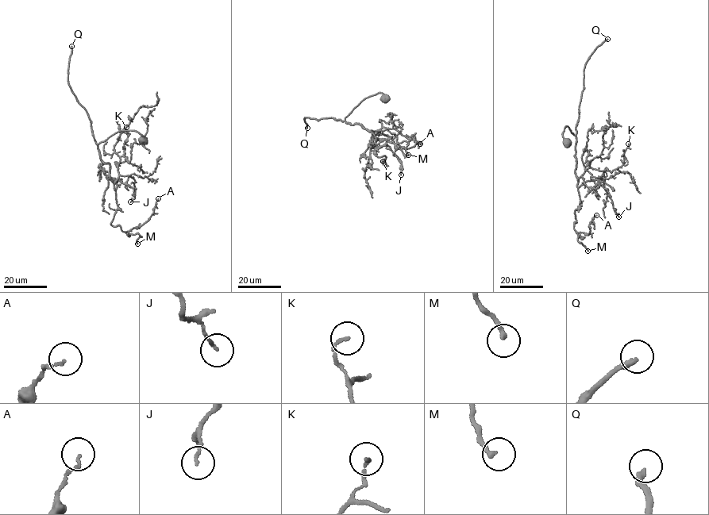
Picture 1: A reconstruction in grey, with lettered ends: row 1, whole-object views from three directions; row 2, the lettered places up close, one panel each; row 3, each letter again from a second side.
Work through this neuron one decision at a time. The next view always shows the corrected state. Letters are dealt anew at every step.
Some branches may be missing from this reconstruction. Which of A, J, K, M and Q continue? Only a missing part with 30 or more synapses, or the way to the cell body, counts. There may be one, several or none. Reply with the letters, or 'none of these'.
Q

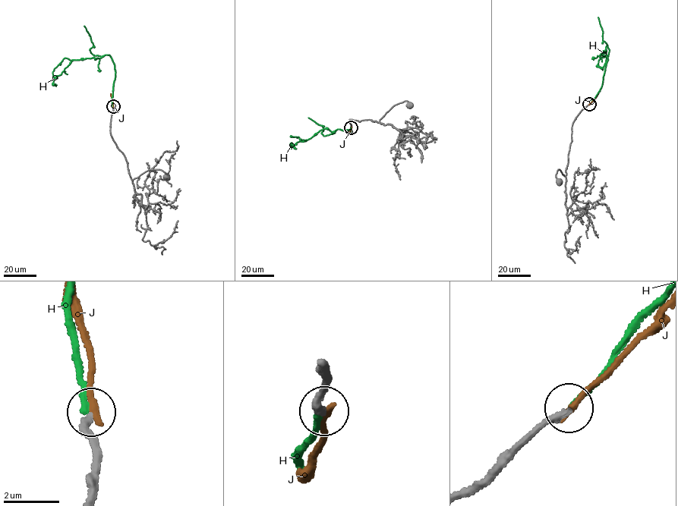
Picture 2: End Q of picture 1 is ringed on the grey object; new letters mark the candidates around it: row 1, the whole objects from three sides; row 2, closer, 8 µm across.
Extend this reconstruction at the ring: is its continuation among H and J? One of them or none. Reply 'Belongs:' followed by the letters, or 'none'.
Belongs: H

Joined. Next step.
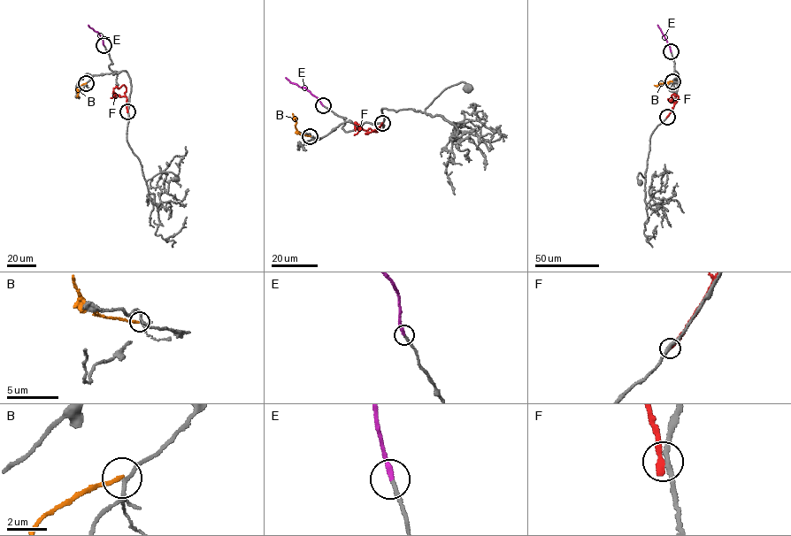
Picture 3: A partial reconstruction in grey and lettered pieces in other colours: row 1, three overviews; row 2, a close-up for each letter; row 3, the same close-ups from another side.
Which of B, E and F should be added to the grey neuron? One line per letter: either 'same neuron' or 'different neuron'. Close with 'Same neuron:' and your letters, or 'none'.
B: different neuron
E: same neuron
F: different neuron
Same neuron: E

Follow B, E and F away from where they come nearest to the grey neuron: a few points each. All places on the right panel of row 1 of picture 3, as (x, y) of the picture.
B: (672, 81), (654, 85)
E: (671, 51), (657, 25)
F: (667, 117), (678, 99), (674, 94), (671, 95), (673, 102)

